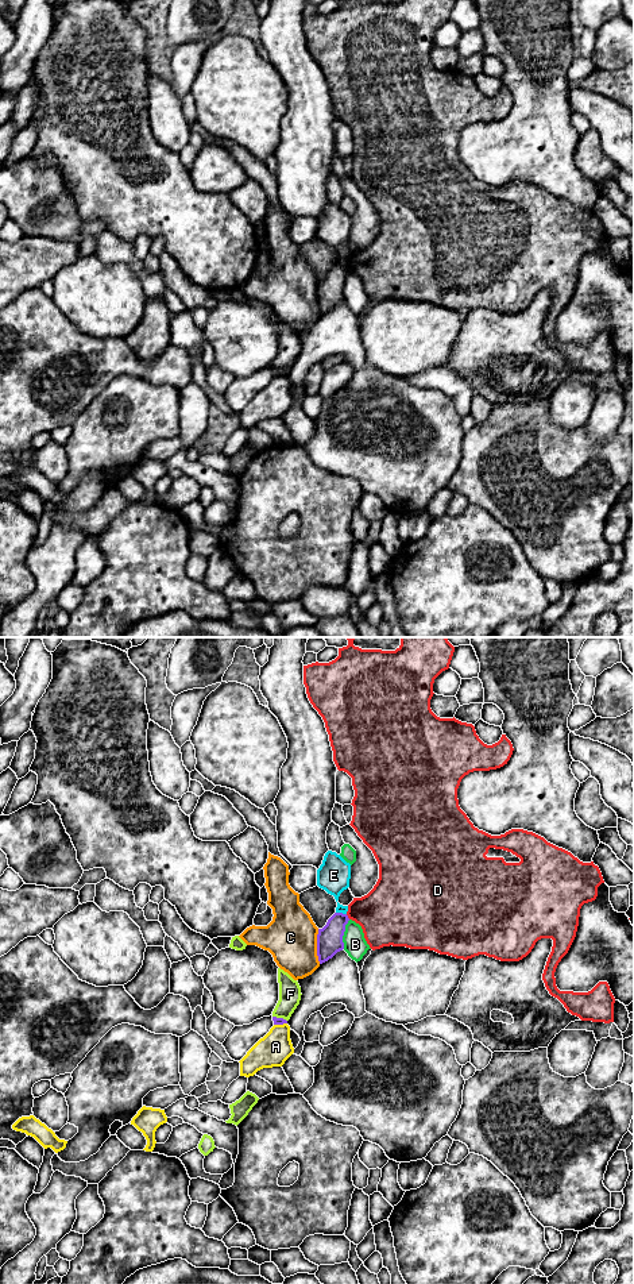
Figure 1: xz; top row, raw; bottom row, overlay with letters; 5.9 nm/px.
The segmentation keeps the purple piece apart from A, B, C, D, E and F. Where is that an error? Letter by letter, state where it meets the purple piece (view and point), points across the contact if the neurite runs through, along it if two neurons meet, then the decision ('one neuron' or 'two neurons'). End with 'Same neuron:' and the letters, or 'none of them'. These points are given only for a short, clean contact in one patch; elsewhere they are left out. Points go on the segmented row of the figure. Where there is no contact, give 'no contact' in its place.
A: xz (279, 1024) | two neurons
B: xz (343, 934) | two neurons
C: xz (317, 947) | two neurons
D: xz (347, 917) | two neurons
E: xz (341, 913) | along xz (336, 912), (346, 914) | two neurons
F: xz (279, 1018) | along xz (273, 1015), (282, 1017), (286, 1021) | two neurons
Same neuron: none of them

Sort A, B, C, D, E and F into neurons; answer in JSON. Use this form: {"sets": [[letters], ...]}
{"sets": [["A"], ["B"], ["C"], ["D"], ["E"], ["F"]]}

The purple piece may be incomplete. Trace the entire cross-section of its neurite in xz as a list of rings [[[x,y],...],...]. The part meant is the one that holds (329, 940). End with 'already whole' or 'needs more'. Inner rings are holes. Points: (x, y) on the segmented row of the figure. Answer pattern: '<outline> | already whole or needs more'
[[[335,913],[317,934],[317,956],[320,964],[332,959],[344,949],[343,936],[349,918],[347,914]]] | already whole

